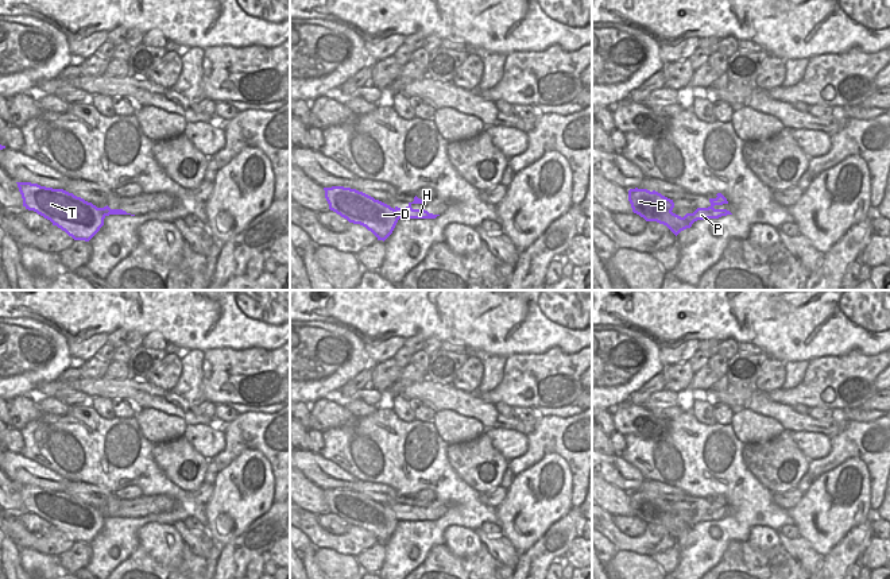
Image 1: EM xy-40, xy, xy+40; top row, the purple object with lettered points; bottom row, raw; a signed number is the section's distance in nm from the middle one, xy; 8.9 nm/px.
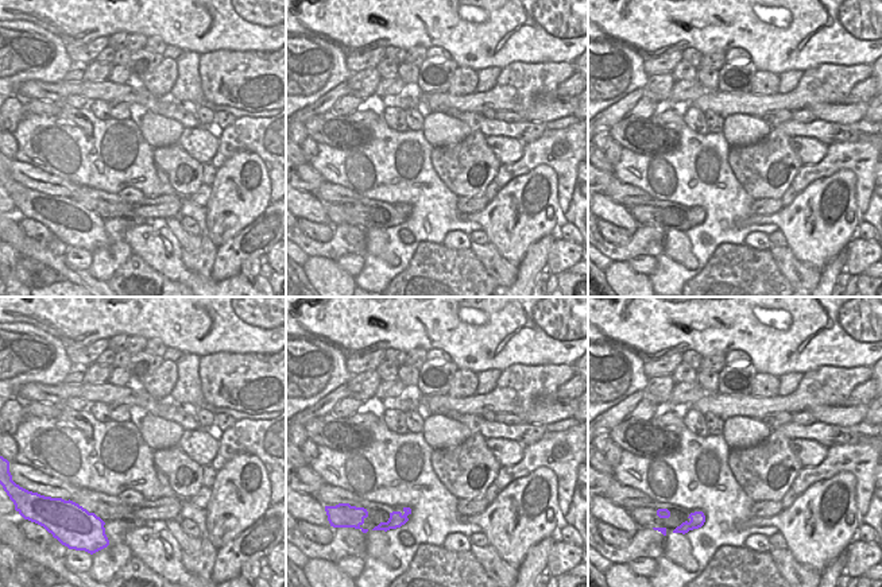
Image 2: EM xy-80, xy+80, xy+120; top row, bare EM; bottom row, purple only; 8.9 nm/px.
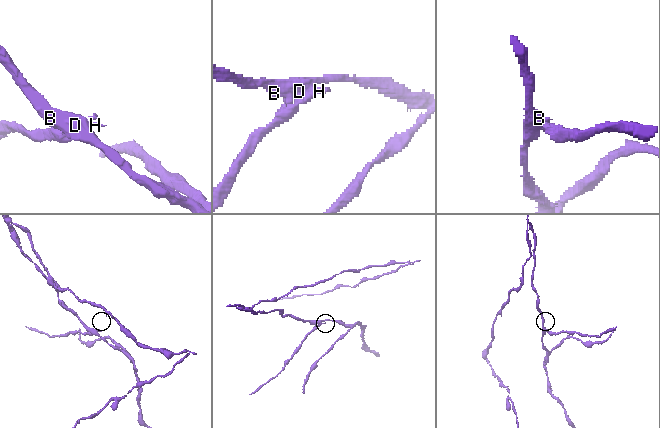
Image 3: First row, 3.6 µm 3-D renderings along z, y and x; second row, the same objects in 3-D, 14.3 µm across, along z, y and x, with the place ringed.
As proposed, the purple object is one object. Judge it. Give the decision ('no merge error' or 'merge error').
merge error

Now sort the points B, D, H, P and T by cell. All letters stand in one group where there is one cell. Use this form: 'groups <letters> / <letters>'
groups B D T / H P

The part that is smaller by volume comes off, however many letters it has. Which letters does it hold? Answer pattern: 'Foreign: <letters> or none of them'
Foreign: H, P.

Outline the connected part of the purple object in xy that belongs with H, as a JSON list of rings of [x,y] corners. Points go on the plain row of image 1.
[[[415,498],[414,503],[409,505],[409,507],[406,510],[395,509],[395,514],[399,521],[436,521],[437,518],[440,518],[440,517],[429,516],[425,512],[413,512],[411,510],[413,506],[425,506],[425,505],[426,505],[426,502],[421,502]]]

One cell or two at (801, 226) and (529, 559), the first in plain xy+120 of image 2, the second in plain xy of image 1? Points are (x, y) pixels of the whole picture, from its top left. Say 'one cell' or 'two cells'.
two cells

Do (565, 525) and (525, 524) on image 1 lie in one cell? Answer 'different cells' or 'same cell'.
different cells

